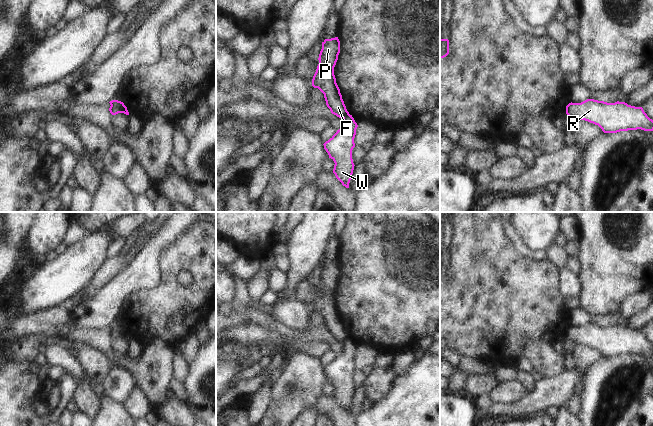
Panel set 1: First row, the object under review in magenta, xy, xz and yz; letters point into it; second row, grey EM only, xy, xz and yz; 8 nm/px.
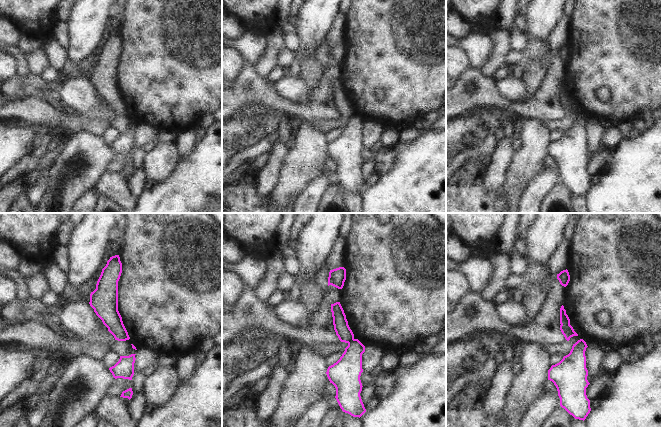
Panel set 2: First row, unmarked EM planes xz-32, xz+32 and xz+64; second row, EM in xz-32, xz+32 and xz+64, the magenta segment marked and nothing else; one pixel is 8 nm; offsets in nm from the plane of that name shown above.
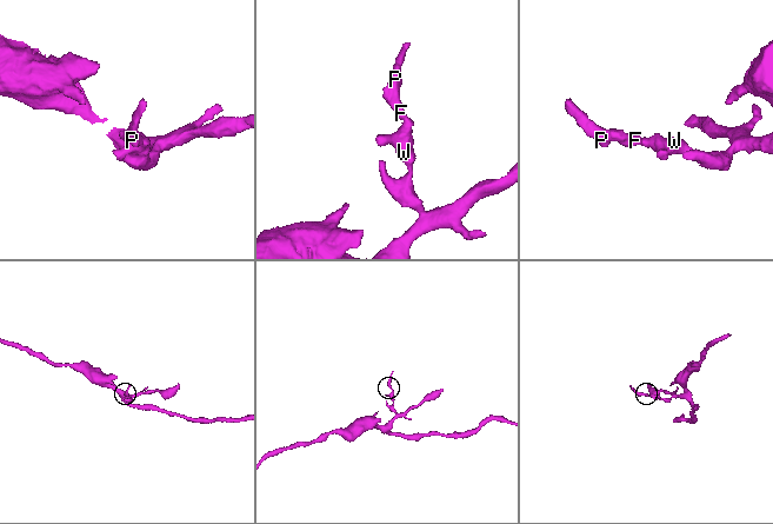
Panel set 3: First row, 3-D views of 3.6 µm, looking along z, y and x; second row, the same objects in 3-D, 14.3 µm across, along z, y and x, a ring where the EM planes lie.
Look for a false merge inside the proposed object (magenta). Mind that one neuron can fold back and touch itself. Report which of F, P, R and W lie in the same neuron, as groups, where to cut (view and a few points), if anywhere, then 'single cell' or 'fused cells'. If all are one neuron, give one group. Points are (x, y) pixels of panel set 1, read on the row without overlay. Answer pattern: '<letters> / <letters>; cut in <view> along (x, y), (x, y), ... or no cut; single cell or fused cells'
F P / R W; cut in xz along (348, 337), (343, 342); fused cells

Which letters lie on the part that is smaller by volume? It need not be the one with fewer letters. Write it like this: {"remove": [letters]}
{"remove": ["F", "P"]}

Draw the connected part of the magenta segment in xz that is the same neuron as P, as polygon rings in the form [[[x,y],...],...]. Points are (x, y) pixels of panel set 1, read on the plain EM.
[[[338,261],[325,263],[319,278],[319,288],[312,303],[312,310],[318,312],[323,318],[327,331],[331,337],[339,342],[349,338],[342,323],[340,313],[336,307],[334,291],[340,277]]]

